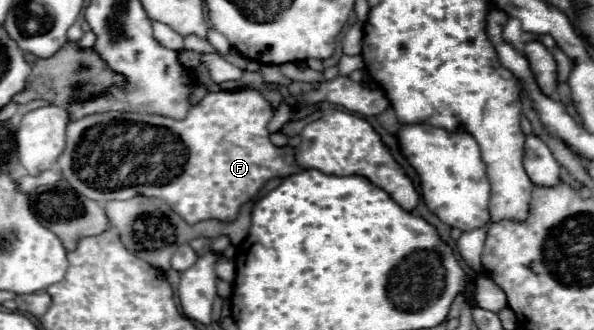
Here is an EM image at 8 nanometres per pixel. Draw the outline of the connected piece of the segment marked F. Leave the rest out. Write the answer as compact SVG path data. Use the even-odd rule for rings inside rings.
M218 91L208 93L198 105L194 105L184 121L174 121L146 113L94 113L72 121L66 127L66 149L58 159L64 179L80 195L92 201L130 199L136 195L158 197L166 201L188 225L204 219L218 219L232 223L242 205L246 205L272 177L290 177L300 169L296 163L294 147L276 147L268 141L268 123L274 115L274 107L260 91Z

